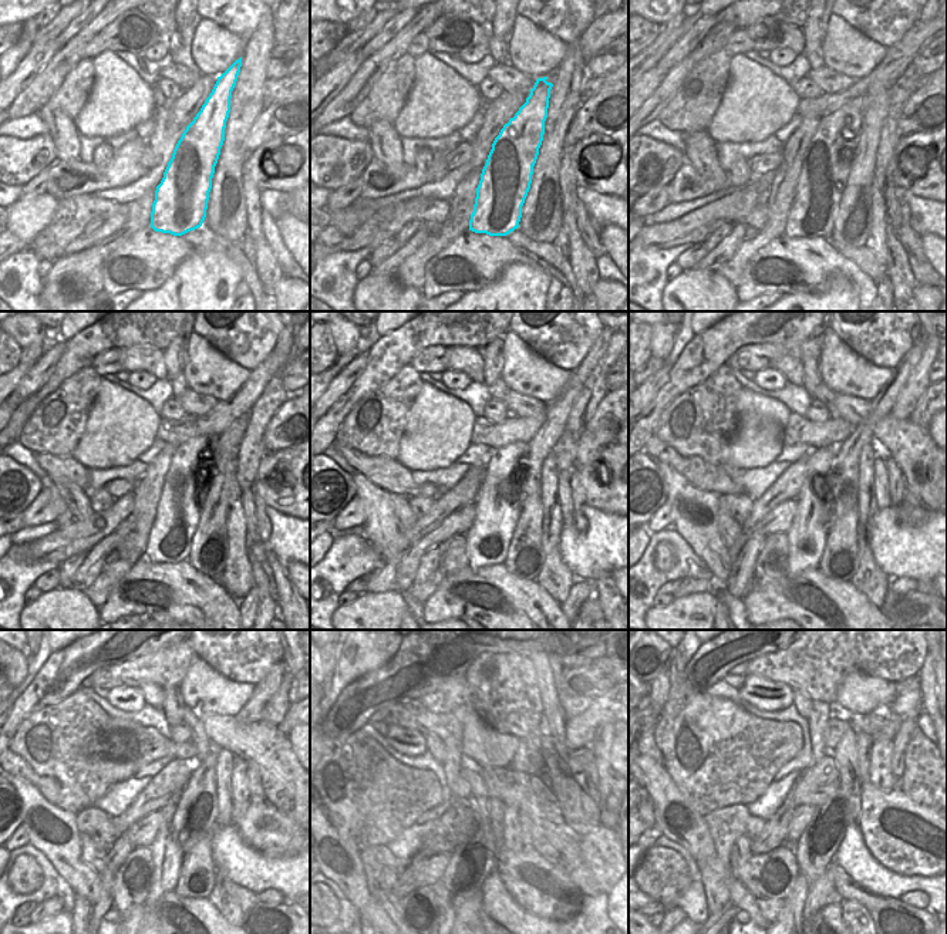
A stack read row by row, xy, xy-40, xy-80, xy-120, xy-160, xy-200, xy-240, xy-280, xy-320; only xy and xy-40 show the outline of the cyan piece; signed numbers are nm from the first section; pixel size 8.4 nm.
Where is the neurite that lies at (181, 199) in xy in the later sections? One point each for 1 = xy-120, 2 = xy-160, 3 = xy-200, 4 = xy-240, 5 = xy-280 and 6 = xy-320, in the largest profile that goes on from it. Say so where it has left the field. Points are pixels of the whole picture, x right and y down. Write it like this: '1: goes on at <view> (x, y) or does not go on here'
1: goes on at xy-120 (188, 481)
2: goes on at xy-160 (506, 482)
3: goes on at xy-200 (806, 536)
4: goes on at xy-240 (196, 798)
5: goes on at xy-280 (469, 916)
6: goes on at xy-320 (791, 914)

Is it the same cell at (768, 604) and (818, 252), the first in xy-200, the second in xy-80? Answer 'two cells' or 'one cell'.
one cell

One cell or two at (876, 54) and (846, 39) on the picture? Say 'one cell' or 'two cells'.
one cell

